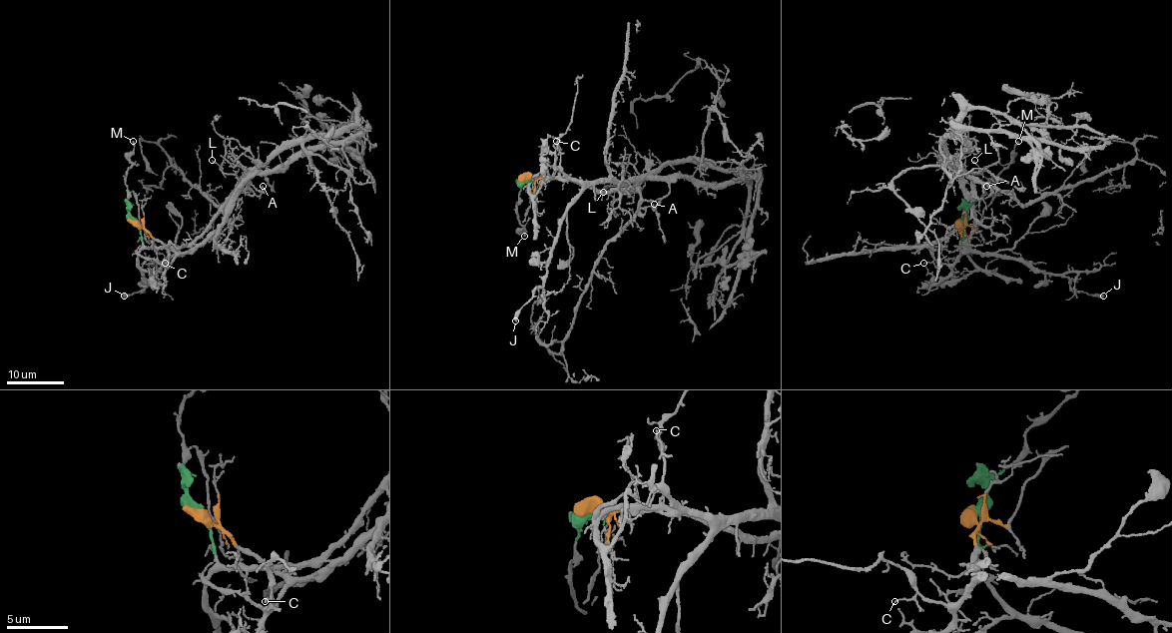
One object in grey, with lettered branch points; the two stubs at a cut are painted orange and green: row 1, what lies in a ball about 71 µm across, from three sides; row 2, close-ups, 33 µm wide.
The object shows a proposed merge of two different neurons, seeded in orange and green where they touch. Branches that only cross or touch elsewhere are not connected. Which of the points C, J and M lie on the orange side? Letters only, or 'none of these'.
C, J

